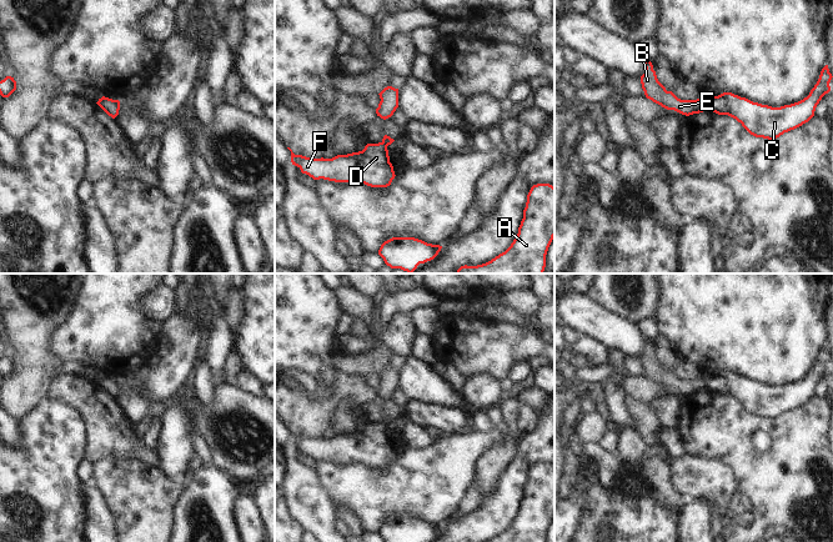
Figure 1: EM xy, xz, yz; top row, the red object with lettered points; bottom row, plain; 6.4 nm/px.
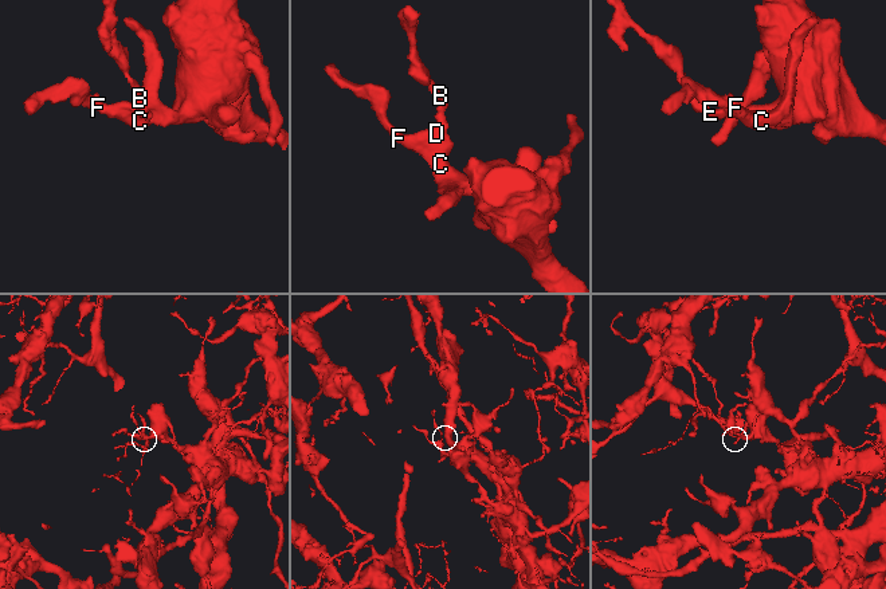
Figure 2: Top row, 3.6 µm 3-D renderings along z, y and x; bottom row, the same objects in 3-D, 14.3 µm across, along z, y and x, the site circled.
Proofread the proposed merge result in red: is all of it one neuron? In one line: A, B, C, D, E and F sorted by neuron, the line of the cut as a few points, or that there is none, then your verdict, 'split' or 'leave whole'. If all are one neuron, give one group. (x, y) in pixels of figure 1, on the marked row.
groups A C D F / B E; cut yz (702, 98), (708, 109); split

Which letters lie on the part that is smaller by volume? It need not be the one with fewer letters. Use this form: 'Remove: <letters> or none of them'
Remove: B, E.

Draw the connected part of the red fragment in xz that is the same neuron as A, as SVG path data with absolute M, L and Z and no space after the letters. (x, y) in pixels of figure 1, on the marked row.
M550 184L533 185L511 246L491 261L461 266L456 273L543 273L553 237L555 187Z

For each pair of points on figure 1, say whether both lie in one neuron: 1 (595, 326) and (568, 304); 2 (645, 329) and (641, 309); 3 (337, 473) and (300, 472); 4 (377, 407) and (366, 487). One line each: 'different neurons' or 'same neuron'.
1: same neuron
2: different neurons
3: different neurons
4: different neurons

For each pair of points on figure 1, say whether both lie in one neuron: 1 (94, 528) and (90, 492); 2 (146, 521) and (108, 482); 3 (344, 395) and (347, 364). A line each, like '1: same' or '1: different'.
1: same
2: same
3: different

